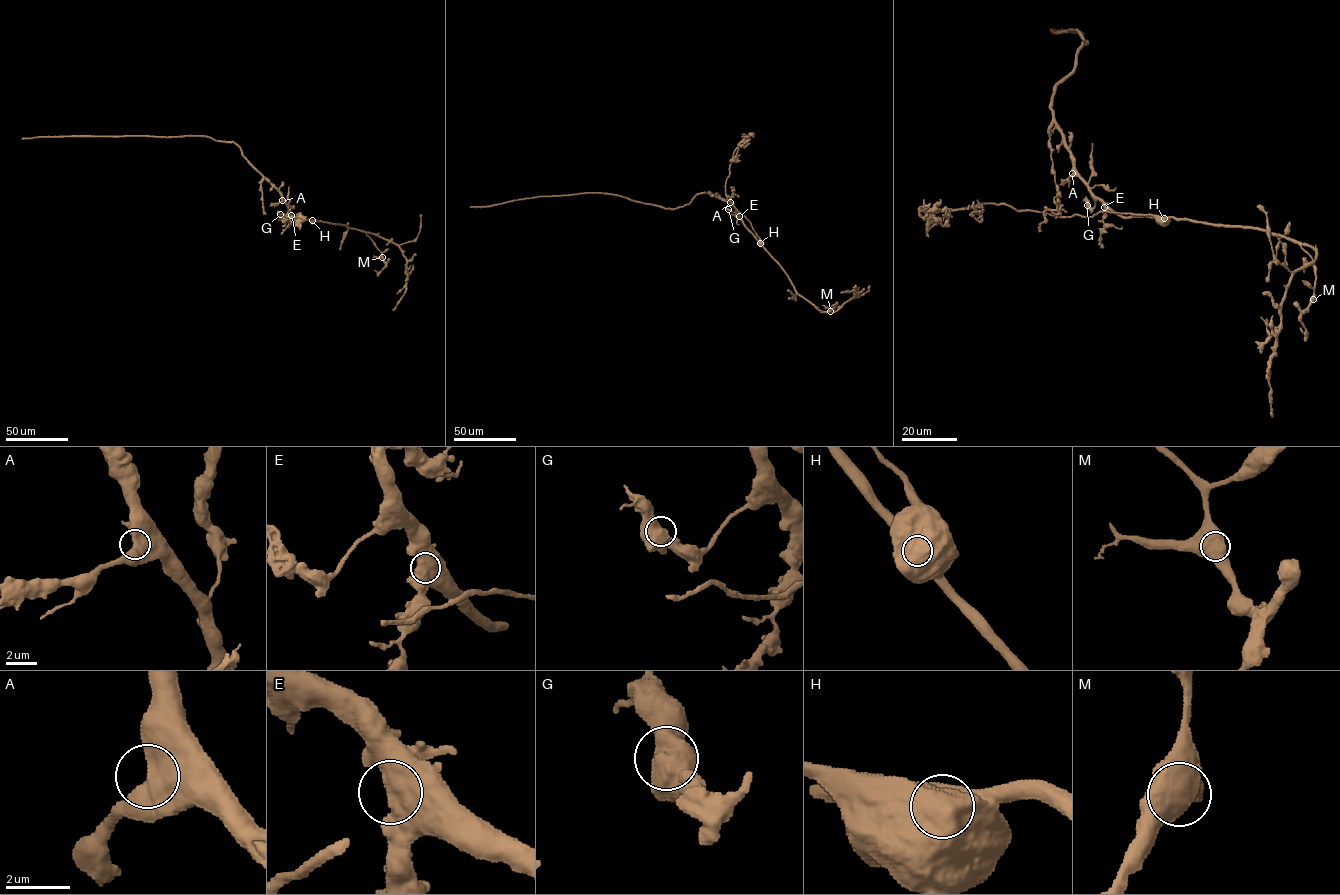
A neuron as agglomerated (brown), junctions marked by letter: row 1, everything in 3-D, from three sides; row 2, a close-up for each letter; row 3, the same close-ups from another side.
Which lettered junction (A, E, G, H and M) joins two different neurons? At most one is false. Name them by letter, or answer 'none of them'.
H

